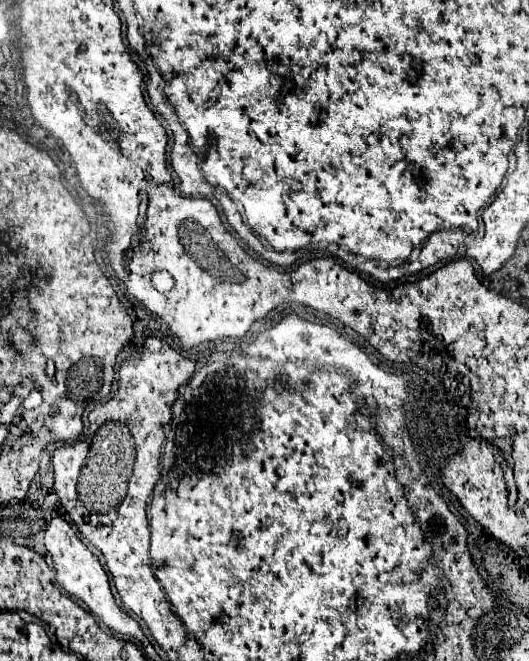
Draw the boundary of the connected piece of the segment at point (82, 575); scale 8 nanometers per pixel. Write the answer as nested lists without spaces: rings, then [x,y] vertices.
[[[52,518],[48,528],[46,528],[46,536],[44,536],[44,544],[52,556],[54,562],[54,570],[56,570],[56,580],[58,584],[74,598],[78,598],[80,602],[86,604],[86,608],[96,614],[100,618],[100,622],[110,628],[116,634],[124,634],[124,636],[136,636],[138,638],[138,626],[132,626],[132,622],[136,622],[132,616],[128,616],[126,612],[122,612],[112,596],[110,590],[110,582],[108,576],[104,572],[104,568],[100,566],[98,558],[82,544],[82,540],[78,538],[78,532],[74,526],[70,526],[64,518]]]

